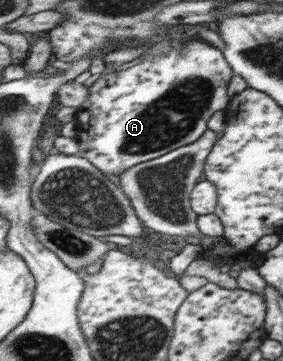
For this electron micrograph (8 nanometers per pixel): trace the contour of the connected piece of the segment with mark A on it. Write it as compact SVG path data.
M189 40L188 42L176 42L166 55L146 57L143 61L136 60L122 71L114 71L112 73L105 71L87 88L86 101L84 101L82 107L75 112L74 121L78 131L74 137L77 139L79 146L76 154L79 157L85 158L94 168L102 172L102 174L114 174L114 176L119 176L119 174L122 174L122 172L128 170L128 168L135 166L135 164L147 162L147 160L162 156L171 150L176 150L178 147L194 143L195 140L198 139L198 136L202 136L203 132L207 130L207 120L211 118L212 114L226 108L226 102L229 102L228 98L226 98L226 84L228 84L228 80L230 80L230 68L228 68L228 64L224 62L222 54L220 54L216 48L212 48L212 46L204 44L204 42L189 42Z

